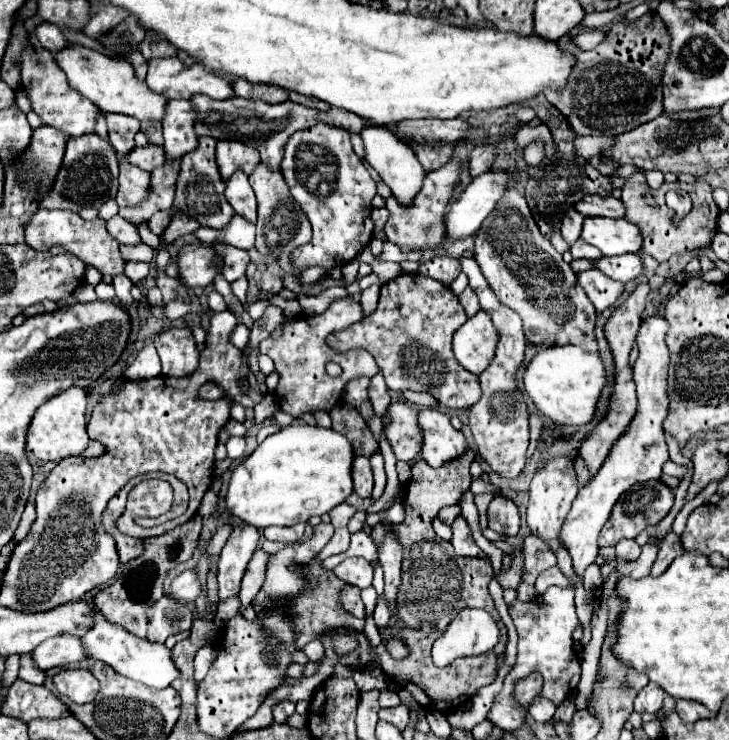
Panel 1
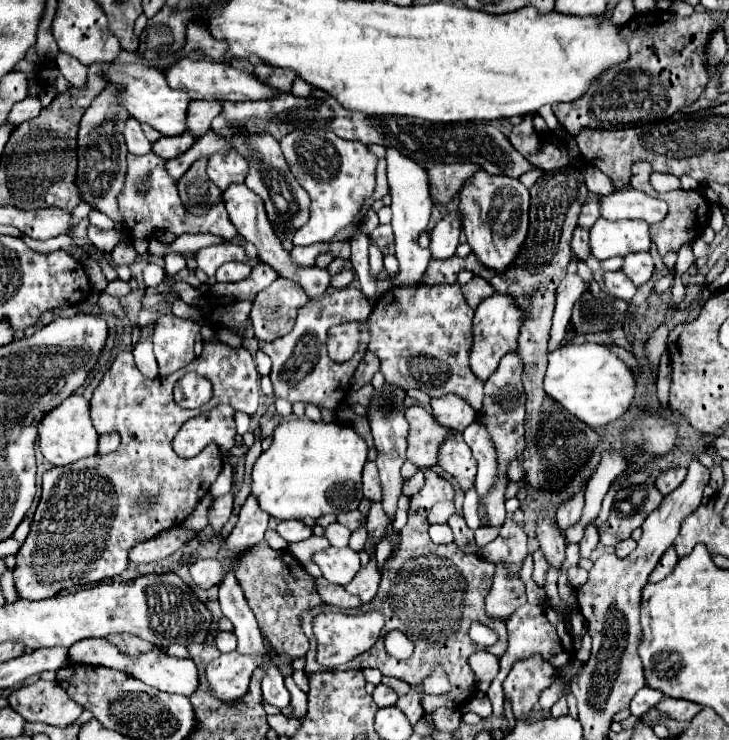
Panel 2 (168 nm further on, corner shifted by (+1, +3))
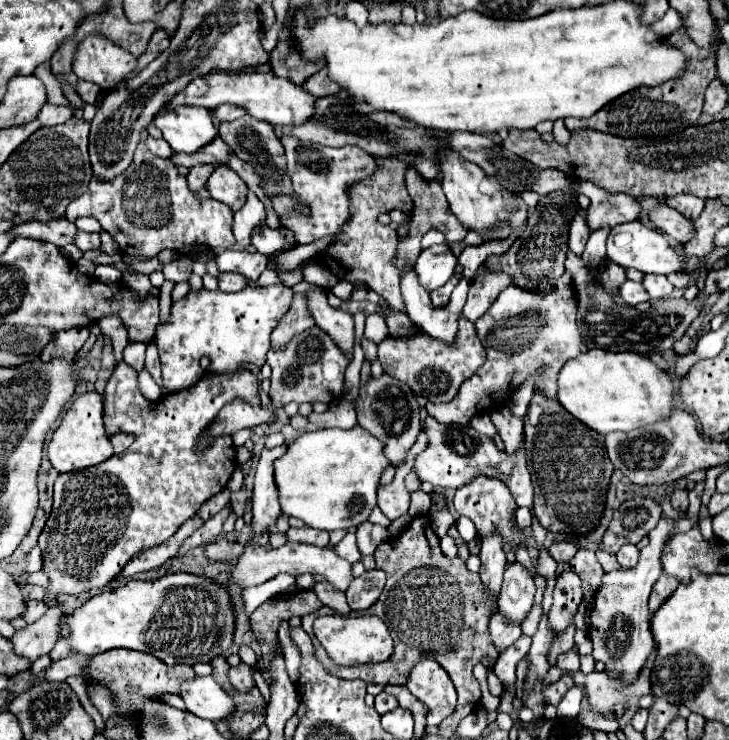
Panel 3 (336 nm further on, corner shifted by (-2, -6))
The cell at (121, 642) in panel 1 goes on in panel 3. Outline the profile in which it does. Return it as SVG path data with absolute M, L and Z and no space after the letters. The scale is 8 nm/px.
M212 676L186 680L180 696L188 706L188 712L206 720L226 720L236 712L232 696L228 696Z

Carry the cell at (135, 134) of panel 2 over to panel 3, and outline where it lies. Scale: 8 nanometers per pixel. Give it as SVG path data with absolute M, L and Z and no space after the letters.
M148 136L146 144L148 144L148 148L150 148L156 156L160 156L160 158L170 158L170 156L174 154L172 148L170 148L170 144L168 144L164 138L162 138L162 140L156 140L156 138Z

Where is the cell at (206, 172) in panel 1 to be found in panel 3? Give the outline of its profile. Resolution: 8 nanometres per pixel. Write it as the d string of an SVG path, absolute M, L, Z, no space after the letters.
M202 164L202 166L192 166L190 172L188 172L188 186L190 190L196 194L196 196L202 196L202 198L208 198L208 190L206 190L206 180L208 176L212 174L214 166L210 164Z

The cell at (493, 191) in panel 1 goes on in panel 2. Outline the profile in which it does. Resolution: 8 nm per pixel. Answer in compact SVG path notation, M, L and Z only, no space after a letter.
M457 205L455 211L447 213L431 231L431 257L433 259L447 259L455 255L455 249L459 245L459 233L461 233L461 209Z

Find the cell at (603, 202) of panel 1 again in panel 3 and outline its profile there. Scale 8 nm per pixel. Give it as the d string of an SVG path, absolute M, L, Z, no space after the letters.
M658 204L652 208L650 212L650 222L660 228L668 240L676 246L684 246L686 242L690 242L696 236L696 228L694 222L684 218L680 212L676 212L674 208L666 206L666 204Z

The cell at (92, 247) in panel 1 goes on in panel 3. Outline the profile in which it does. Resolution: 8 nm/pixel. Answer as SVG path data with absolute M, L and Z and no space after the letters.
M78 230L76 236L74 236L74 244L76 244L82 252L86 252L86 250L96 250L96 248L100 248L100 236Z

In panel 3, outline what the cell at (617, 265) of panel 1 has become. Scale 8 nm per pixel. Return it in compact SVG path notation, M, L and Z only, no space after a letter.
M646 274L644 278L644 288L648 290L650 298L668 298L674 292L674 286L668 282L666 276L656 276L656 274Z

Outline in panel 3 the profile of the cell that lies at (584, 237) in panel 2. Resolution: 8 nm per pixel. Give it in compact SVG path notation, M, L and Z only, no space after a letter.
M576 214L570 222L570 230L568 230L568 248L576 254L576 256L582 256L584 248L586 248L586 242L588 242L588 236L590 236L590 228L586 224L586 220Z

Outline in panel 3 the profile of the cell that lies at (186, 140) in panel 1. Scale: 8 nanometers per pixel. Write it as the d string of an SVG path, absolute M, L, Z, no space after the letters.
M222 104L212 114L214 114L214 118L218 118L218 122L224 122L224 120L236 120L236 118L244 116L246 112L240 110L236 104Z

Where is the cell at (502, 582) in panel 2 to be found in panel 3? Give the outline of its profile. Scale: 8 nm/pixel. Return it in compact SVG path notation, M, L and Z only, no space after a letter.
M500 612L490 616L490 626L488 628L490 628L492 640L494 640L498 652L504 652L504 648L514 644L522 636L522 630L514 624L508 624Z

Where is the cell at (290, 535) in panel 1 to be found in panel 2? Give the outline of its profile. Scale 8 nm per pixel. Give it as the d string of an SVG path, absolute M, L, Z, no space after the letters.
M281 521L281 523L277 525L277 533L279 533L285 541L293 543L293 541L301 541L301 539L311 537L311 527L305 525L303 521Z

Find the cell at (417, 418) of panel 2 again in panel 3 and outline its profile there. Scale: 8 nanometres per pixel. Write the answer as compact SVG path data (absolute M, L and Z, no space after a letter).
M426 416L424 420L424 432L428 434L428 448L416 458L414 472L418 474L420 480L432 482L436 488L460 488L468 482L472 482L476 476L488 476L488 478L498 478L504 482L516 504L530 508L534 502L534 486L530 480L530 472L526 466L526 448L524 444L514 452L506 454L506 450L496 448L492 438L478 434L470 426L460 426L460 424L440 424L436 418Z

